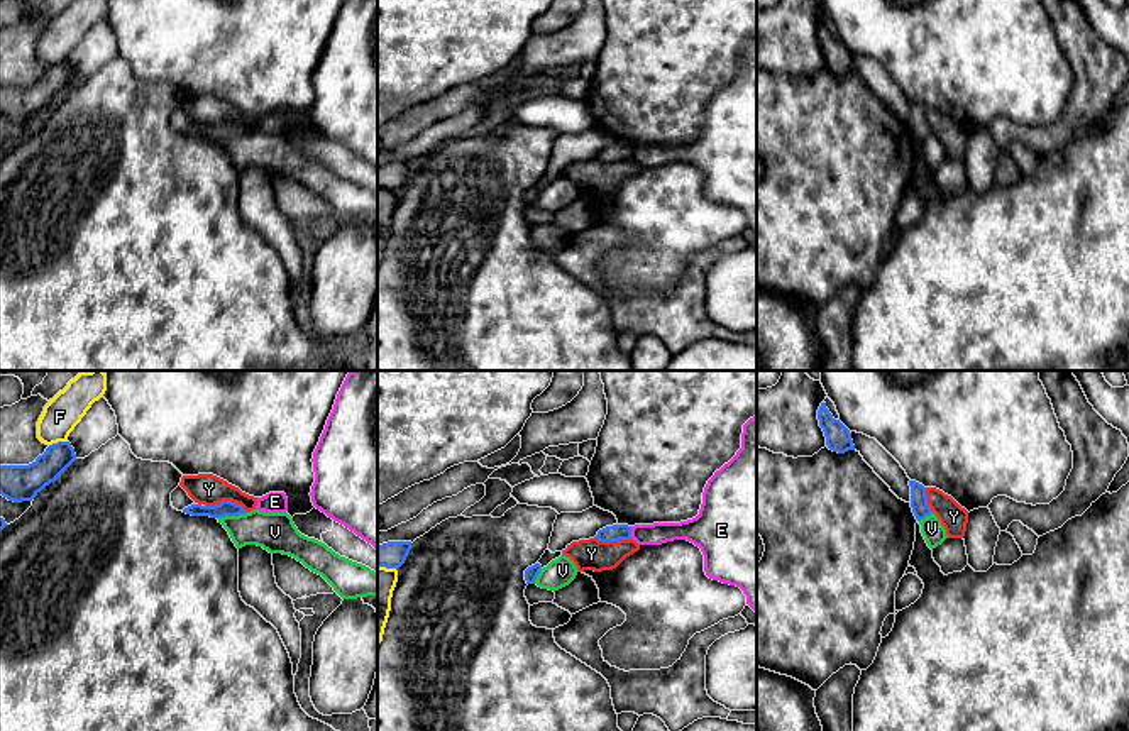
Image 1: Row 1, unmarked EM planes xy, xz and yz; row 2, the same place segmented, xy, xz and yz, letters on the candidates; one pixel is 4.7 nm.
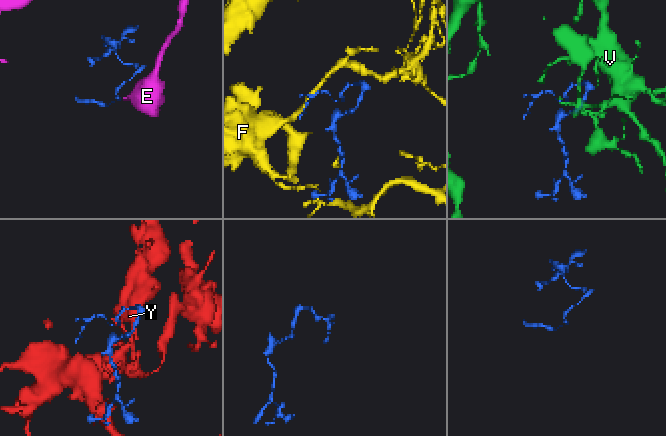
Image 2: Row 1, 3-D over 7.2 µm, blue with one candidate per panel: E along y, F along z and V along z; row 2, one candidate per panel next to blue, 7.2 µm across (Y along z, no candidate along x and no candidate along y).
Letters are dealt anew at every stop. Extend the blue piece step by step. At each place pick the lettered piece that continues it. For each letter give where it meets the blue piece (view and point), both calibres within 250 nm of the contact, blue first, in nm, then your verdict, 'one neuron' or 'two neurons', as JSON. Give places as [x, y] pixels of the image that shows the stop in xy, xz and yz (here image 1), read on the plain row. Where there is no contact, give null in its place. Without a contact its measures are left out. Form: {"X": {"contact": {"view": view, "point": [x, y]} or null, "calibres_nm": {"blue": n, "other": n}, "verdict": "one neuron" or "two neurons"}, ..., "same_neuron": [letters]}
{"E": {"contact": {"view": "xz", "point": [630, 154]}, "calibres_nm": {"blue": 80, "other": 110}, "verdict": "two neurons"}, "F": {"contact": {"view": "xy", "point": [58, 63]}, "calibres_nm": {"blue": 160, "other": 170}, "verdict": "two neurons"}, "V": {"contact": {"view": "xy", "point": [231, 136]}, "calibres_nm": {"blue": 80, "other": 190}, "verdict": "two neurons"}, "Y": {"contact": {"view": "xy", "point": [227, 122]}, "calibres_nm": {"blue": 80, "other": 150}, "verdict": "two neurons"}, "same_neuron": []}

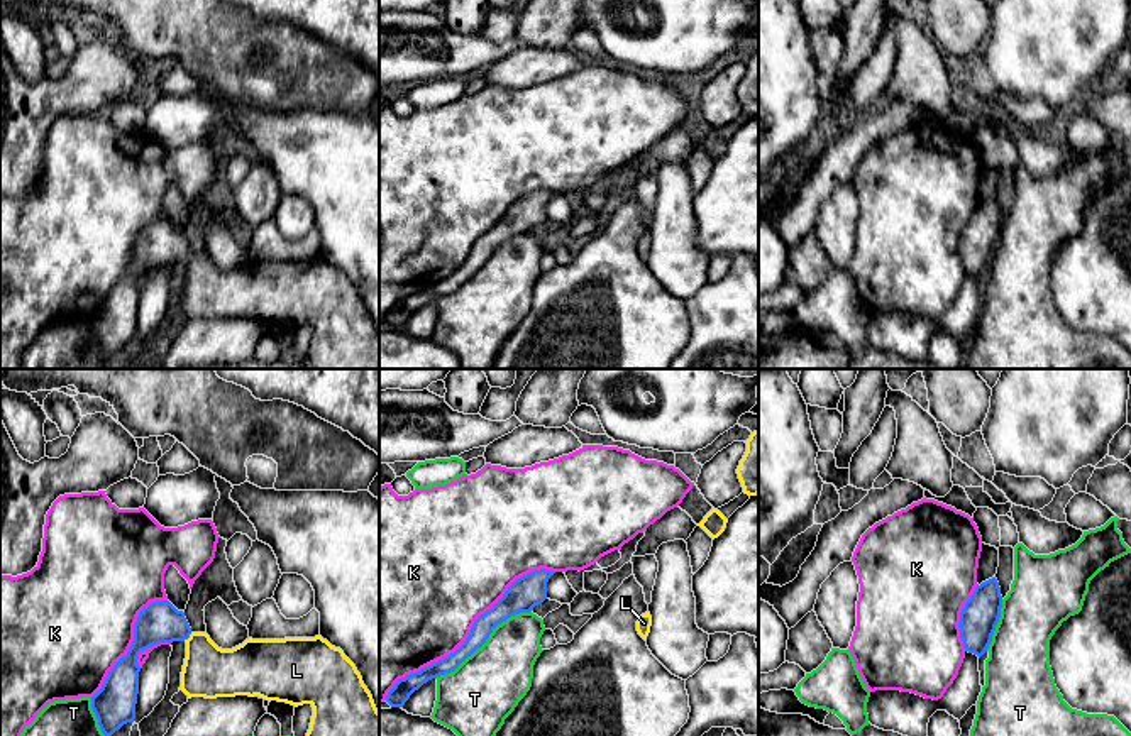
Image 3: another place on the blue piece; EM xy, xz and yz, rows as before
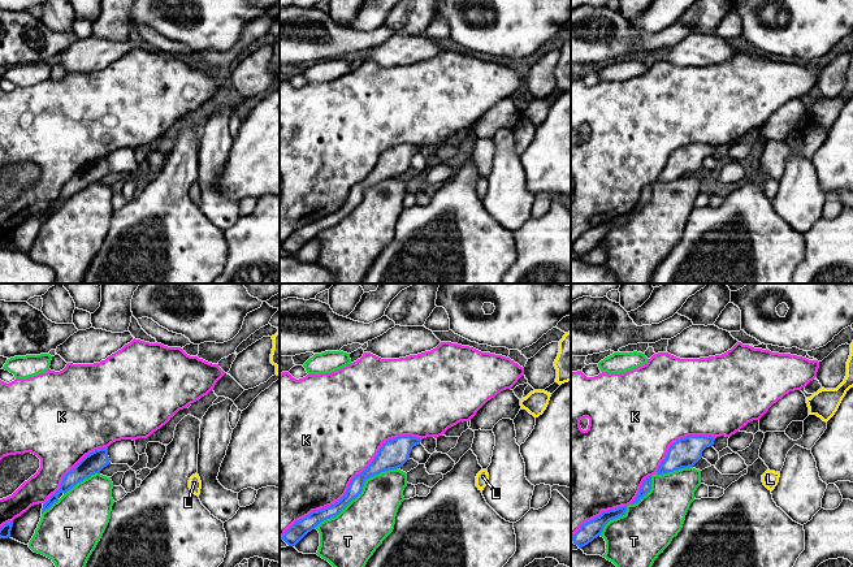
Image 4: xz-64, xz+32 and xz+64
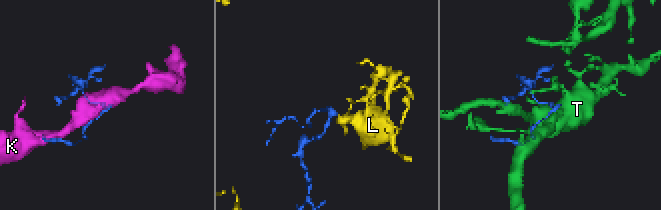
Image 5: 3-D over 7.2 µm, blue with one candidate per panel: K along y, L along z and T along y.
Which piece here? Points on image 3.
{"K": {"contact": {"view": "xz", "point": [469, 254]}, "calibres_nm": {"blue": 110, "other": 480}, "verdict": "two neurons"}, "L": {"contact": {"view": "xy", "point": [188, 258]}, "calibres_nm": {"blue": 190, "other": 240}, "verdict": "one neuron"}, "T": {"contact": {"view": "xz", "point": [485, 263]}, "calibres_nm": {"blue": 120, "other": 340}, "verdict": "two neurons"}, "same_neuron": ["L"]}

